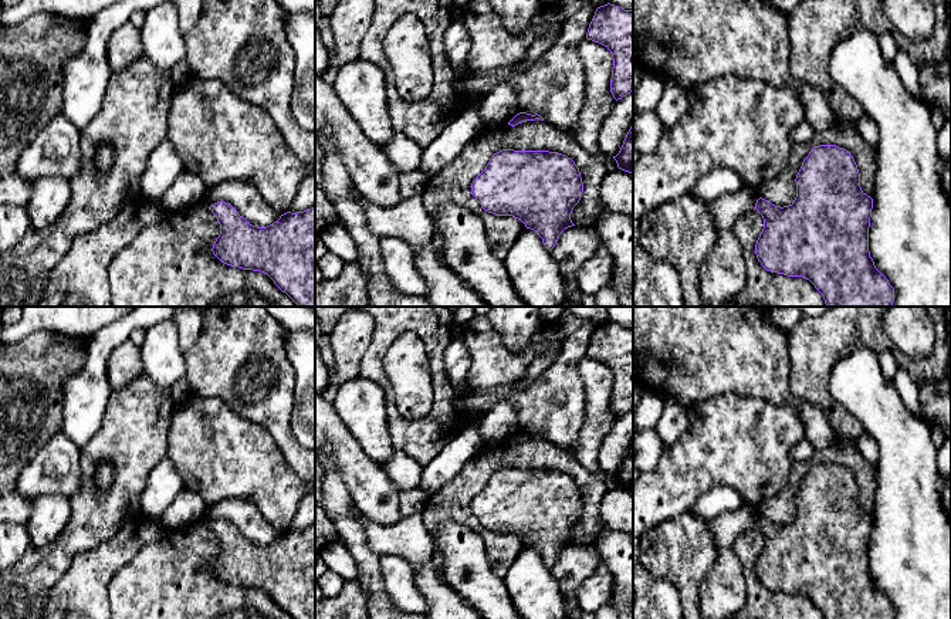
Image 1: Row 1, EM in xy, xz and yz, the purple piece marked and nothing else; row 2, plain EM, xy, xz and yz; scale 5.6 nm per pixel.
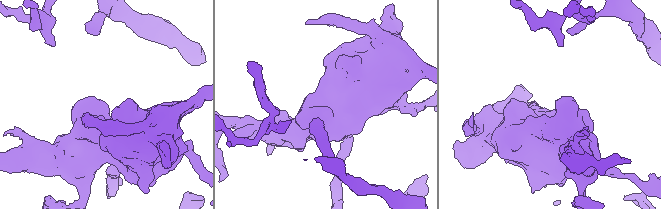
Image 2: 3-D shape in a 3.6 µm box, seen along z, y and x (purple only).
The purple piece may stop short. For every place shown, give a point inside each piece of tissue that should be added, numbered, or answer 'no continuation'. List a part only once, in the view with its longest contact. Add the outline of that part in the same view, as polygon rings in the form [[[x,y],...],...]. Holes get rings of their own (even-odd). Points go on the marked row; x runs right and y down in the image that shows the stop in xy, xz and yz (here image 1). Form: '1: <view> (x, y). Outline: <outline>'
no continuation

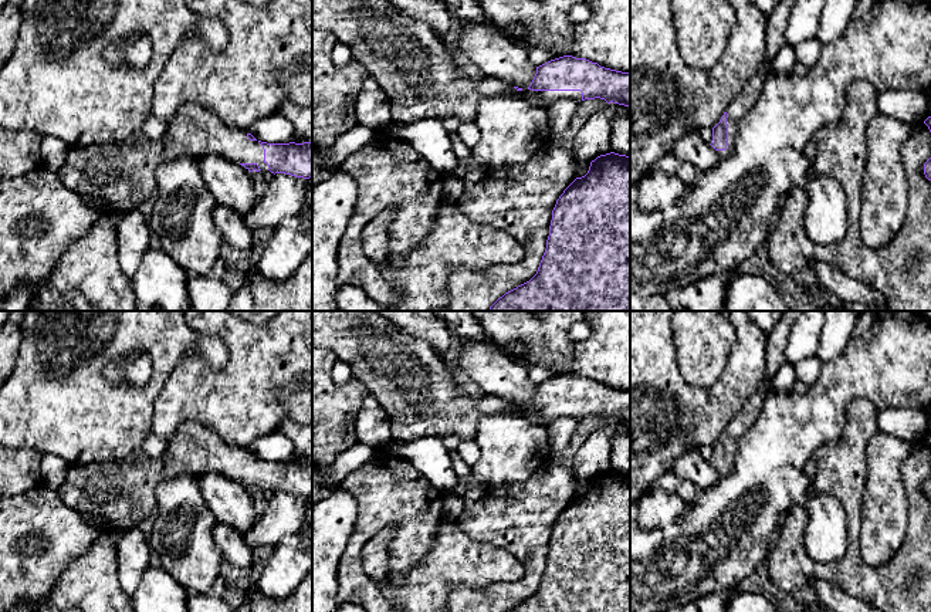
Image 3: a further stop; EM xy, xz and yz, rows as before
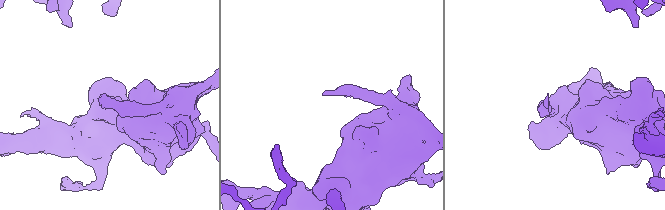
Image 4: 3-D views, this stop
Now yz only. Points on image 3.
1: yz (747, 98). Outline: [[[781,0],[766,26],[766,57],[764,67],[744,85],[737,98],[727,108],[728,146],[725,151],[717,151],[721,160],[728,159],[735,148],[737,129],[744,115],[756,104],[765,81],[772,72],[772,62],[785,44],[785,30],[790,11],[796,0]]]

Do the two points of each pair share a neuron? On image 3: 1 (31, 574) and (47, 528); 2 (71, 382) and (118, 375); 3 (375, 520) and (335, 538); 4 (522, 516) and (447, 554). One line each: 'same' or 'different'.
1: same
2: different
3: different
4: different

